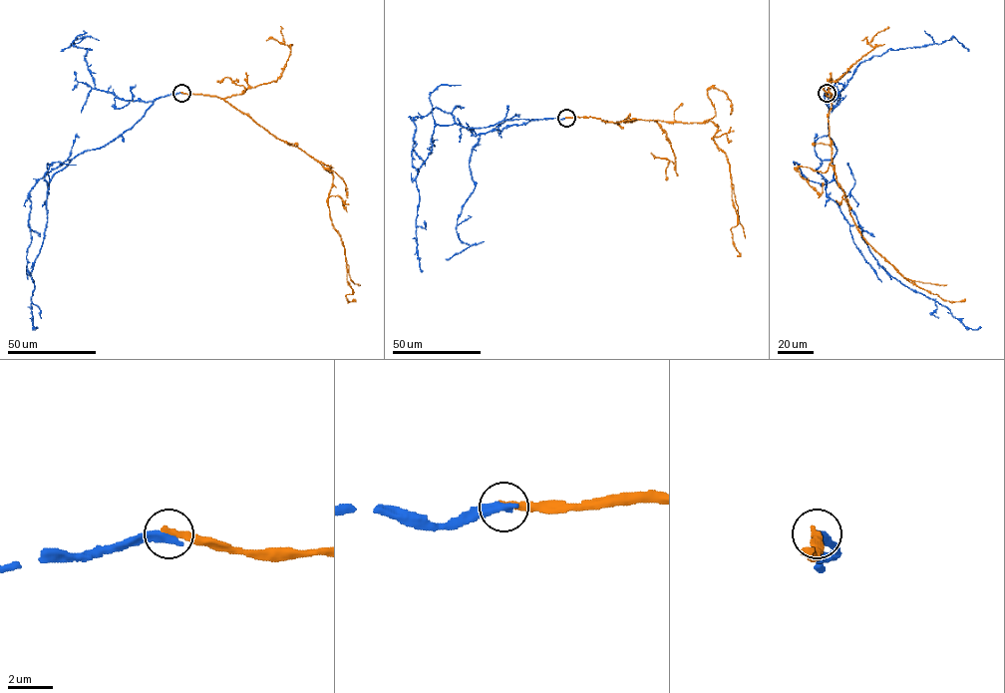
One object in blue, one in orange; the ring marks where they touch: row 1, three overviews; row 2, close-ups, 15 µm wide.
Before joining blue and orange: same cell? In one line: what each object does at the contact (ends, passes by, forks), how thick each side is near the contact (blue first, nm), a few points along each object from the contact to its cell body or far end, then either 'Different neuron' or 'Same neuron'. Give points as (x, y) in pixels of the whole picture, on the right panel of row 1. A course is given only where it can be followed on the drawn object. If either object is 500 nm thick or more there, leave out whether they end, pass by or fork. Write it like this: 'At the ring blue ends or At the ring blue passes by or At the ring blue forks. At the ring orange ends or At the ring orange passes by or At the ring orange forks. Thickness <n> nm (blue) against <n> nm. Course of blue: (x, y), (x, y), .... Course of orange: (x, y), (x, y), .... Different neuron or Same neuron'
At the ring blue ends. At the ring orange ends. Thickness 480 nm (blue) against 280 nm. Course of blue: (827, 93), (829, 136), (837, 149), (834, 179), (870, 252), (893, 277), (945, 306), (965, 326), (981, 327). Course of orange: (827, 93), (831, 99), (828, 116), (832, 151), (830, 165), (857, 229), (908, 280), (944, 300), (965, 299). Different neuron

